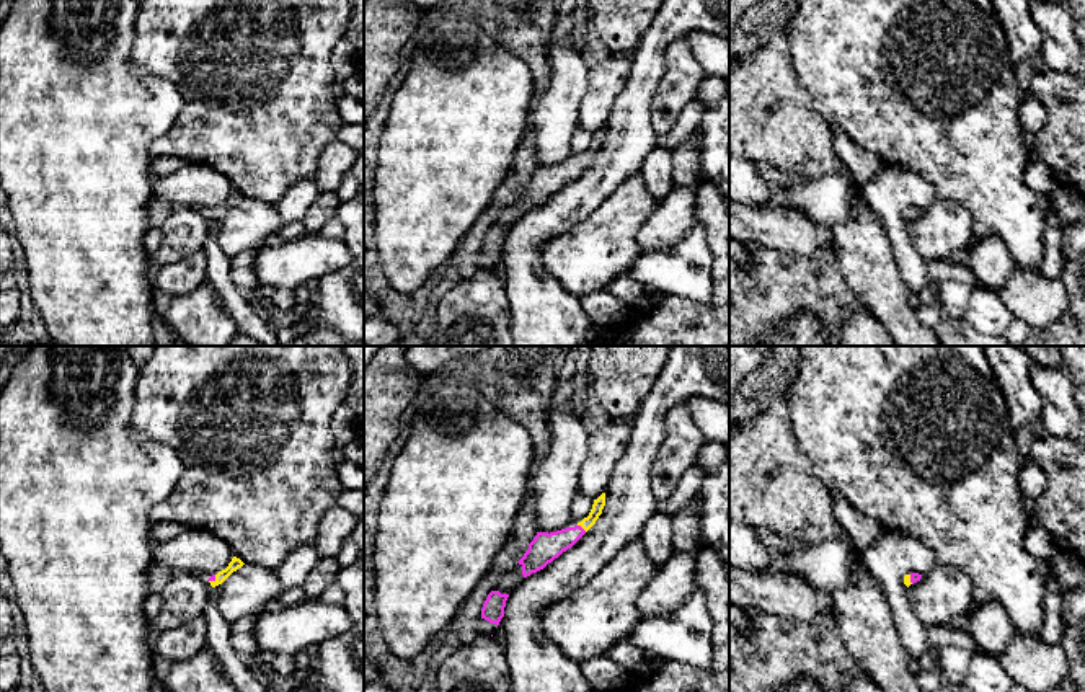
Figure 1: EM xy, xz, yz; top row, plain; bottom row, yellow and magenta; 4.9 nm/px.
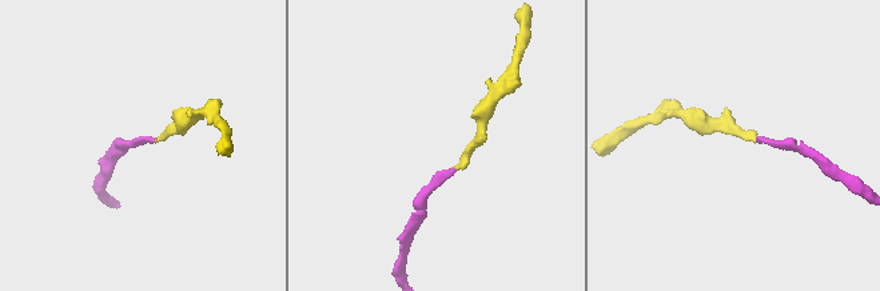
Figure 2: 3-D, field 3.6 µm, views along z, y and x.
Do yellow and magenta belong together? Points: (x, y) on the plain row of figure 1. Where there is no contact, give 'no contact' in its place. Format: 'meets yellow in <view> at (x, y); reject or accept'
meets yellow in xz at (583, 162); accept

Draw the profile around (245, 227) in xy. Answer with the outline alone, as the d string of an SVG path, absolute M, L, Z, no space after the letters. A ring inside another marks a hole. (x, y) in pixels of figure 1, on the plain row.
M243 199L222 219L212 222L212 233L222 251L232 258L243 251L256 253L282 225L276 204Z

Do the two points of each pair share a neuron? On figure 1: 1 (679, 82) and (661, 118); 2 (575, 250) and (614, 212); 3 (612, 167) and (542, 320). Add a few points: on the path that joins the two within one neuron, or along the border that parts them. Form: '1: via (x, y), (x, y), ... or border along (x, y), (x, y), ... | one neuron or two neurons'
1: via (676, 90), (661, 110) | one neuron
2: via (584, 242), (604, 222) | one neuron
3: via (573, 203), (529, 243), (529, 281) | one neuron

